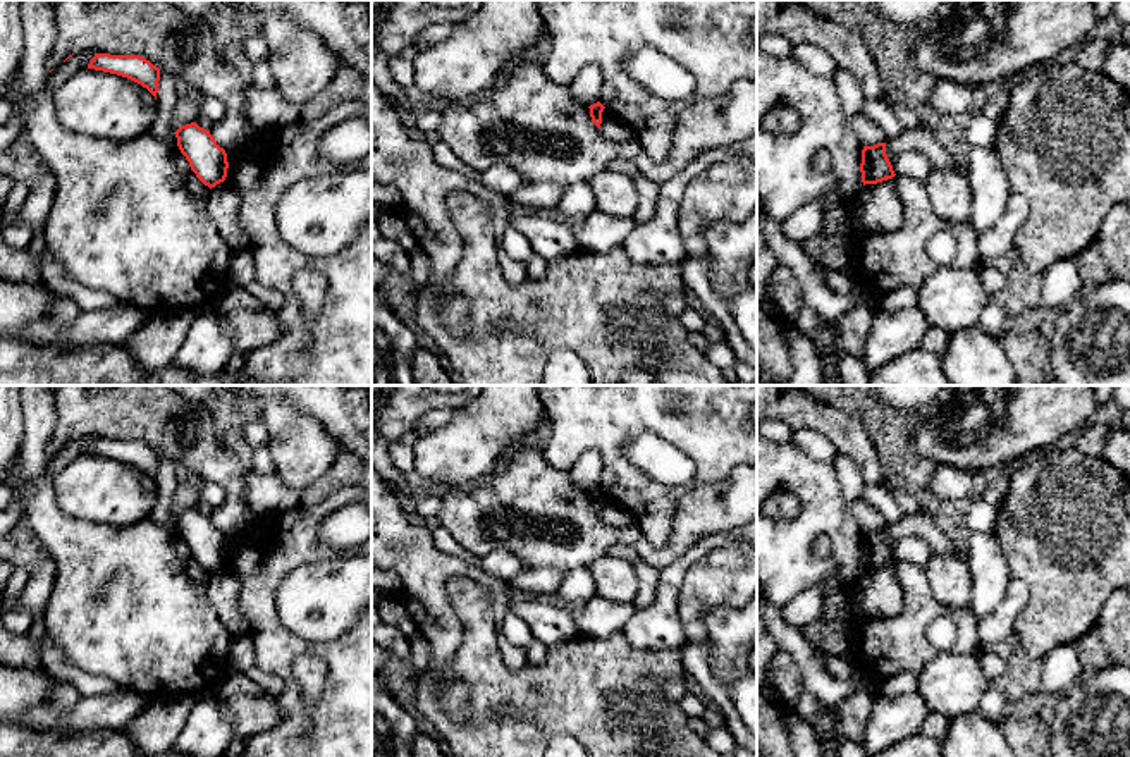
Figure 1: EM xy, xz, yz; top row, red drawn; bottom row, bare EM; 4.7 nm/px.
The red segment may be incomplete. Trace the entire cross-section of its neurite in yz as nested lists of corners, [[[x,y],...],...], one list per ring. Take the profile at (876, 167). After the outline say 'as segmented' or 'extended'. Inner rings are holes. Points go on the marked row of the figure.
[[[877,143],[874,146],[863,146],[860,172],[862,172],[863,186],[877,184],[886,179],[893,179],[896,175],[886,155],[886,143]]]; as segmented

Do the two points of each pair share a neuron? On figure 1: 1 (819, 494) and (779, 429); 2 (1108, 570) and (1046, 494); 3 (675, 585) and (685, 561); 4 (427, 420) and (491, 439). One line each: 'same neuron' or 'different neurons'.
1: different neurons
2: same neuron
3: same neuron
4: different neurons

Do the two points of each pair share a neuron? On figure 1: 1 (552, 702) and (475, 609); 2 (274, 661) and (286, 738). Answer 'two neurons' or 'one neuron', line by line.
1: one neuron
2: one neuron

